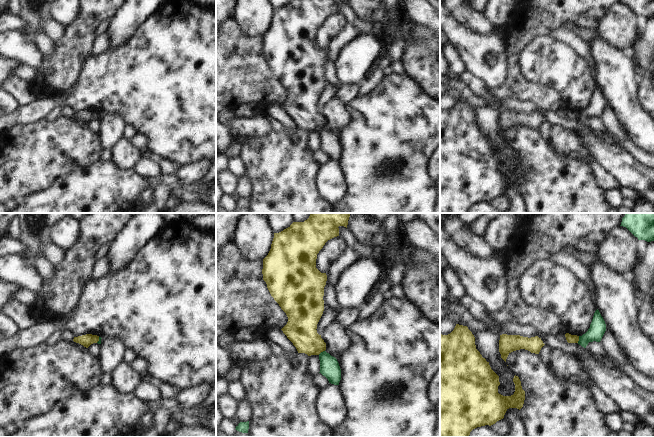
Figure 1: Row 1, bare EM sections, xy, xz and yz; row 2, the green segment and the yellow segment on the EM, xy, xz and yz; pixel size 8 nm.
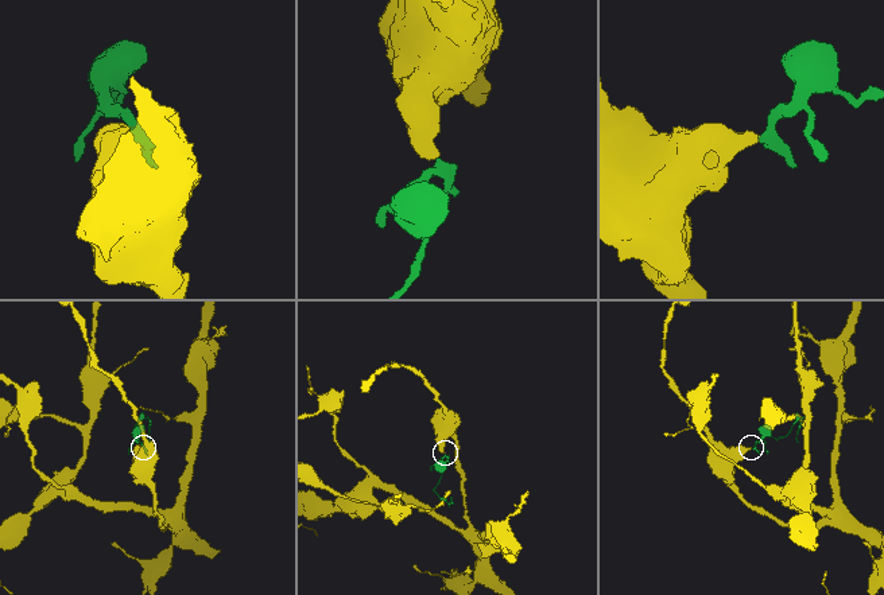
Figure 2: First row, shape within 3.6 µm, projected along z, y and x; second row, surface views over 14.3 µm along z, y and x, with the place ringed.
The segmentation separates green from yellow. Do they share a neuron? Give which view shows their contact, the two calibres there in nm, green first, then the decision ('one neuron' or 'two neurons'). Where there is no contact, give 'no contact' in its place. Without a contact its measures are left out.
yz | 130/70 nm | two neurons

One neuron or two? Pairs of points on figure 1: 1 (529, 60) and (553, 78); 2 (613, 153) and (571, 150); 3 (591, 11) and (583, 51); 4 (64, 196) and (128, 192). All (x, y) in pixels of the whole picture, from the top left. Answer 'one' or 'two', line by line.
1: one
2: two
3: two
4: one

